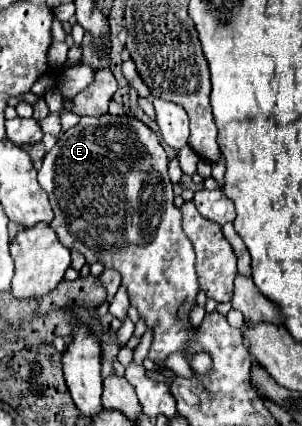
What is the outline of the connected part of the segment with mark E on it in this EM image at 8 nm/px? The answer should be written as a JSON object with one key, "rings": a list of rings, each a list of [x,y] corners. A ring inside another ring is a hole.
{"rings":[[[107,114],[107,116],[85,116],[79,120],[79,124],[75,124],[73,128],[65,130],[57,144],[45,154],[43,158],[43,164],[37,172],[37,180],[41,184],[41,188],[49,194],[49,202],[51,202],[51,208],[55,212],[55,218],[51,222],[51,228],[53,232],[57,234],[59,242],[69,248],[69,250],[77,250],[85,256],[87,264],[95,264],[95,262],[101,262],[105,268],[113,268],[121,274],[121,284],[127,288],[127,294],[129,294],[129,300],[131,300],[131,306],[139,310],[139,316],[143,318],[143,322],[147,324],[147,328],[153,332],[153,344],[151,344],[151,350],[149,350],[149,358],[155,360],[155,362],[163,362],[167,360],[171,354],[181,354],[187,362],[189,362],[189,368],[193,372],[209,372],[209,368],[213,366],[211,360],[209,360],[209,354],[207,352],[191,352],[189,346],[193,344],[193,340],[197,340],[197,334],[195,334],[195,328],[191,326],[189,322],[189,312],[193,310],[193,306],[197,304],[197,292],[199,292],[199,276],[197,276],[197,270],[195,270],[195,252],[193,252],[193,244],[191,240],[183,234],[181,230],[181,210],[173,204],[173,186],[171,186],[171,180],[169,180],[169,174],[167,174],[167,164],[169,164],[169,158],[163,150],[163,146],[159,144],[159,138],[157,134],[145,126],[143,122],[139,122],[137,118],[129,116],[129,114],[123,114],[123,116],[113,116],[113,114]]]}

